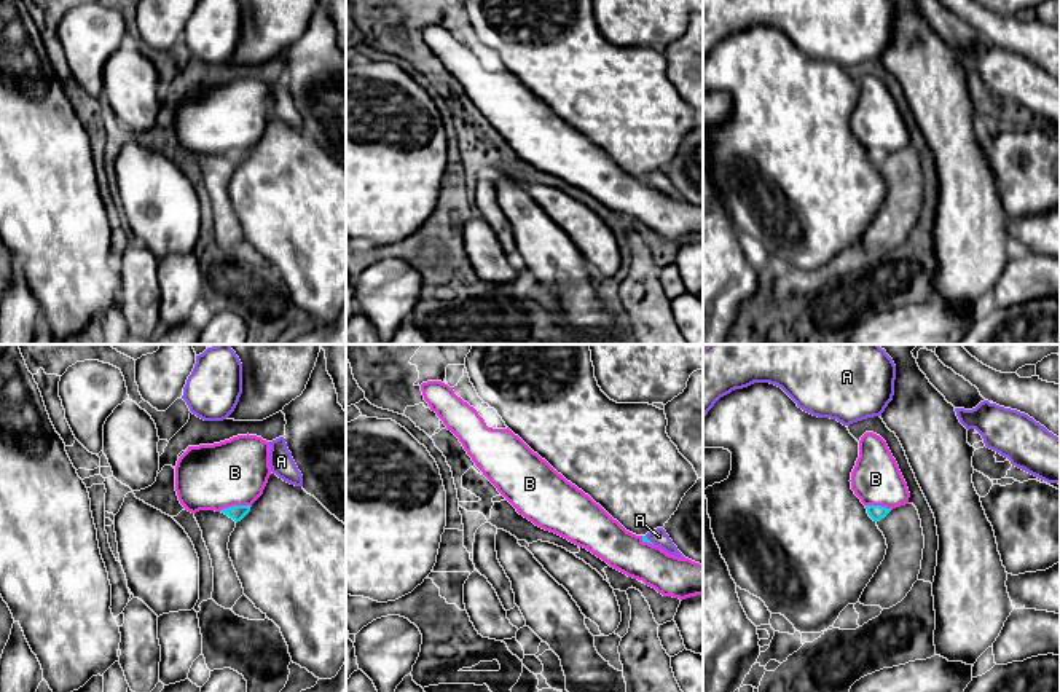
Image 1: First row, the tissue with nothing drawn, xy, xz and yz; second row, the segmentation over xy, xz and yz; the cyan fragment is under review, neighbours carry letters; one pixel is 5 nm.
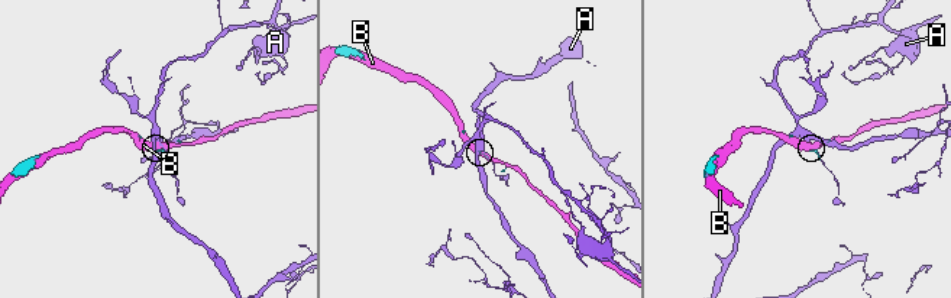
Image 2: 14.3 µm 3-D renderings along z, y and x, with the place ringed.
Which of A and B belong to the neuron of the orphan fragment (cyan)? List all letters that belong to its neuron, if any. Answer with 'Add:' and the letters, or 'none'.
Add: B

